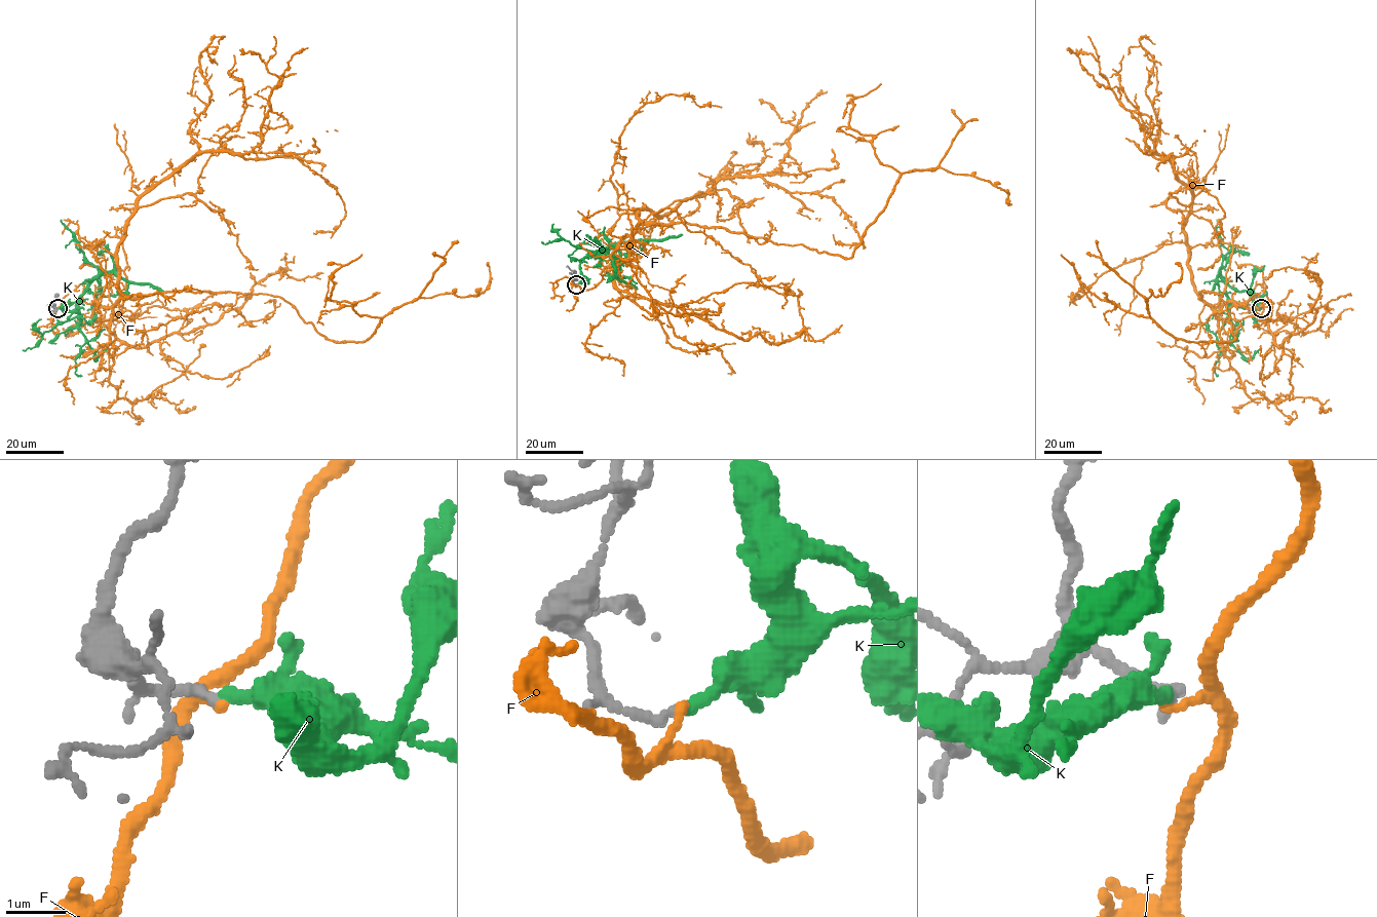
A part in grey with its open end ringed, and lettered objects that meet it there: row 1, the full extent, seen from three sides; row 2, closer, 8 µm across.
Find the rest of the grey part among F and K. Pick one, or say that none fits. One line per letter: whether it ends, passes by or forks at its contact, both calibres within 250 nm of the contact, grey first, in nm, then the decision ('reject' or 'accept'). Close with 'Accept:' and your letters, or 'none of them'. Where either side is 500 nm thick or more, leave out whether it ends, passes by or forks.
F: it passes by; calibres 170 and 80 nm; reject
K: it ends; calibres 160 and 240 nm; reject
Accept: none of them

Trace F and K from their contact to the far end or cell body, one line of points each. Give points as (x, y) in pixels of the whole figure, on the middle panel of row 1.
F: (577, 283), (594, 288), (640, 224), (725, 228), (850, 258), (900, 176), (849, 125), (851, 102), (881, 84)
K: (577, 283), (581, 280), (580, 262), (596, 252), (621, 243), (603, 253), (589, 239), (583, 242), (579, 239)

